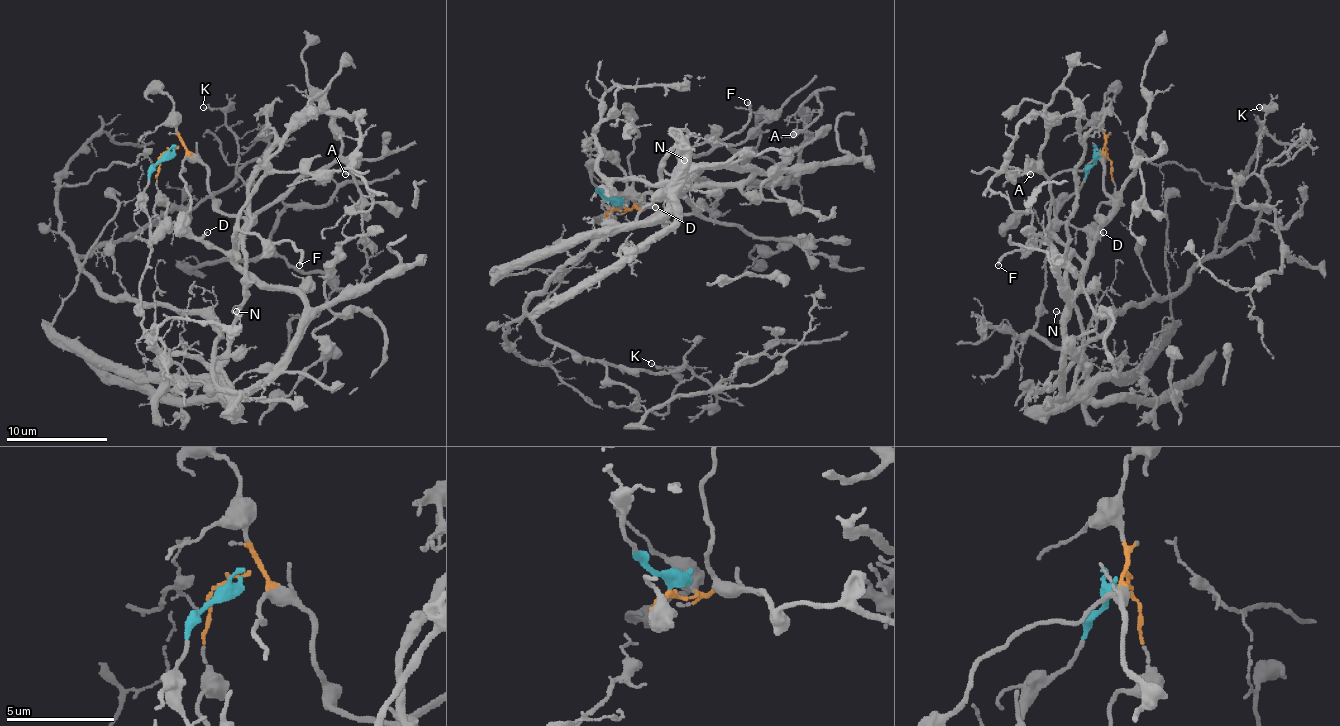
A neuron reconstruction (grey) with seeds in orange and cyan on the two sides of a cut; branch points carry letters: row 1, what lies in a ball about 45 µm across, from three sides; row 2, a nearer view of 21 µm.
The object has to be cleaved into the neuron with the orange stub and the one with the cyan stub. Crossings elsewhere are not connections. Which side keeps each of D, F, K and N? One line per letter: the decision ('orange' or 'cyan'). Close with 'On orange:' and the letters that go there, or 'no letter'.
D: orange
F: orange
K: orange
N: cyan
On orange: D, F, K

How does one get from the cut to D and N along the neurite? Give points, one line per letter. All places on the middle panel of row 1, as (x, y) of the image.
D: (614, 206), (606, 214), (606, 219), (606, 206), (601, 201), (634, 196), (654, 206)
N: (614, 206), (591, 181), (599, 155), (586, 148), (591, 140), (609, 178), (675, 186), (687, 176), (685, 160)

